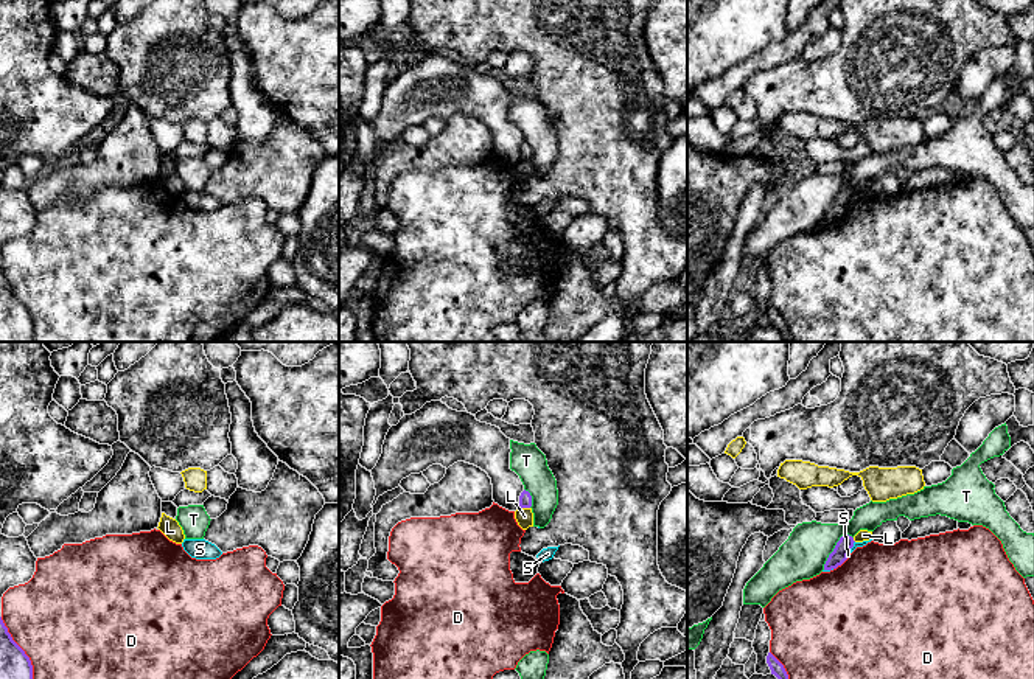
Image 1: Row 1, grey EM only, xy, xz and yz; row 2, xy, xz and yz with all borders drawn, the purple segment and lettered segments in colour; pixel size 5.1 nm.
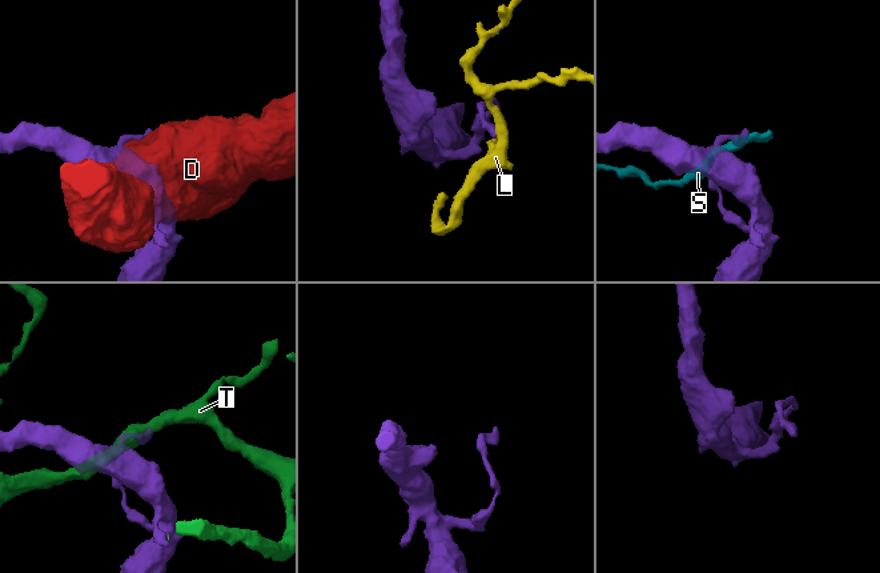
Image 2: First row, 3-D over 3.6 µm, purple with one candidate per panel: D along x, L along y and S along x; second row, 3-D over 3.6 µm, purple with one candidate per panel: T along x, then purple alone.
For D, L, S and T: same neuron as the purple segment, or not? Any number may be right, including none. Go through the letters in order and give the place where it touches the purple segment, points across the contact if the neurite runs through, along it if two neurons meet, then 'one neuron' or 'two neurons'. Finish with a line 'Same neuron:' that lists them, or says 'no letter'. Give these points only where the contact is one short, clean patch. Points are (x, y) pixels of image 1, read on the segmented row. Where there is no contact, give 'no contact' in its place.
D: meets purple in xy at (20, 648); two neurons
L: meets purple in xz at (524, 507); border along xz (520, 505), (529, 508); two neurons
S: meets purple in yz at (851, 547); border along yz (854, 541), (846, 555); two neurons
T: meets purple in yz at (834, 549); border along yz (851, 535), (845, 533), (840, 538), (823, 569); two neurons
Same neuron: no letter

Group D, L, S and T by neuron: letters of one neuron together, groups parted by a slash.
D / L / S / T

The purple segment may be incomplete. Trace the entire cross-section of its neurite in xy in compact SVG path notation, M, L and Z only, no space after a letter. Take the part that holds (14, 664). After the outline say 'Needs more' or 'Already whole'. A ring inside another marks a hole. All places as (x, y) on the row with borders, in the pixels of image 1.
M0 617L0 679L33 679L33 665Z. Already whole

